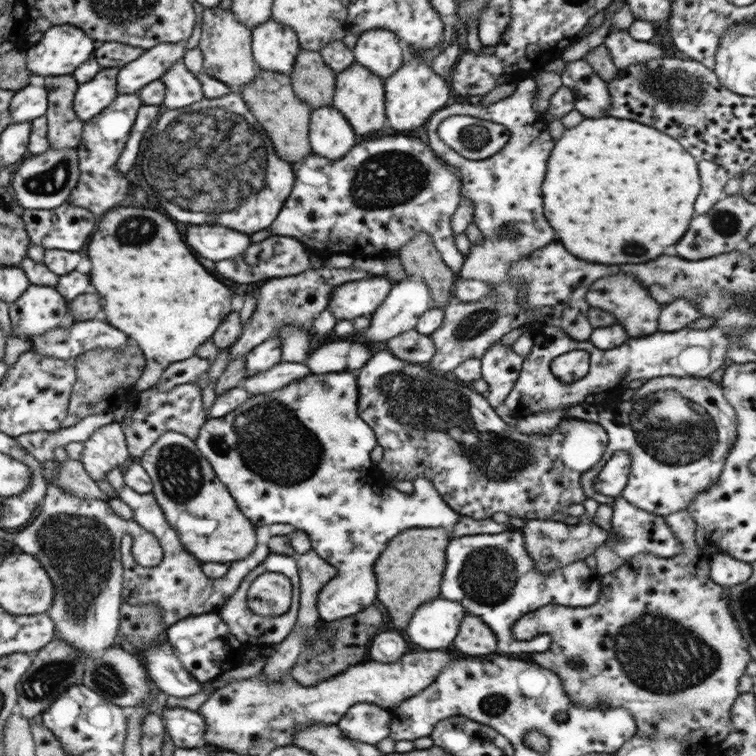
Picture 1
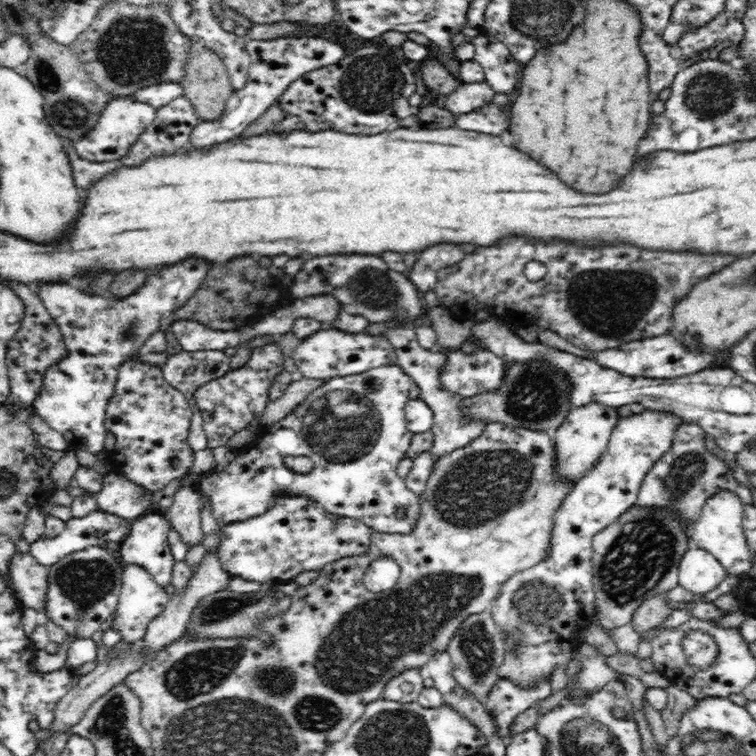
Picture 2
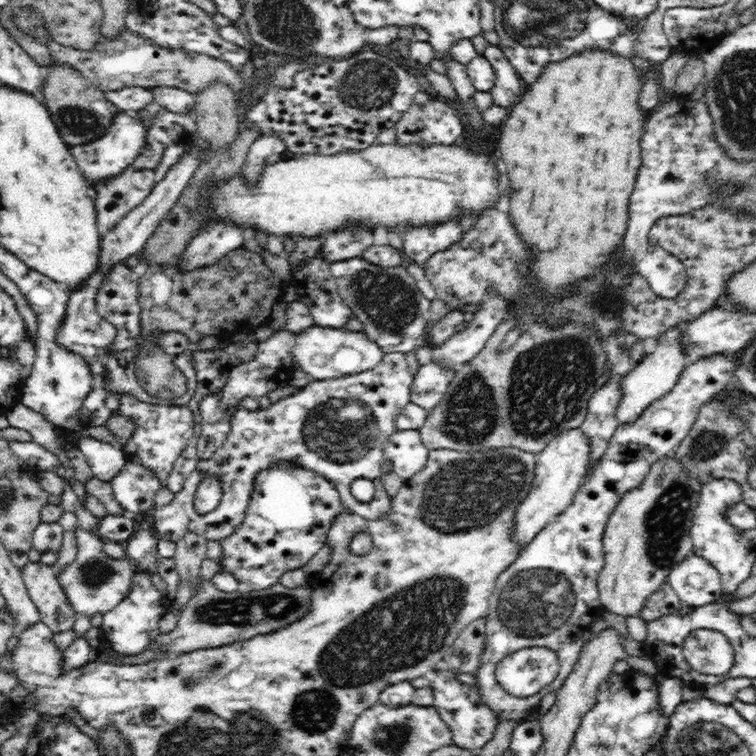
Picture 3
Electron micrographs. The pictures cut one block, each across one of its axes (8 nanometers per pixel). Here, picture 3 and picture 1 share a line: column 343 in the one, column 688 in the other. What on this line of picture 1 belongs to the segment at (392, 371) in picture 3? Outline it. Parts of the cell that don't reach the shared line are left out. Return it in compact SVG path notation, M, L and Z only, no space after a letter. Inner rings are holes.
M655 378L649 382L643 382L643 386L635 392L635 396L627 402L619 402L609 412L599 412L601 428L607 432L607 452L599 464L595 464L591 470L581 474L581 490L587 496L587 500L595 500L597 504L609 504L617 498L623 498L625 502L633 504L639 510L645 510L653 516L671 516L677 510L685 510L691 500L697 496L697 492L709 488L713 482L719 480L721 468L729 456L729 450L737 436L737 416L735 408L723 400L723 394L719 390L719 384L713 384L709 378ZM613 450L625 450L631 458L631 472L627 478L627 486L617 498L603 496L595 492L593 480L601 472L603 464L611 458Z

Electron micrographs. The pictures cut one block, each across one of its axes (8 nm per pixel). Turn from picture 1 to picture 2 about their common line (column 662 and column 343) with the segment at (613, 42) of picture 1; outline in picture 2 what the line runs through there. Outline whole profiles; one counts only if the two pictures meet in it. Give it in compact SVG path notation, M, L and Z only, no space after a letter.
M300 36L300 38L280 38L280 40L248 40L248 54L252 58L248 82L242 90L234 90L222 116L212 122L198 122L190 136L190 150L210 150L222 142L228 142L256 122L268 108L272 108L288 86L302 78L304 74L340 62L346 56L346 50L340 44L328 42L320 36Z

